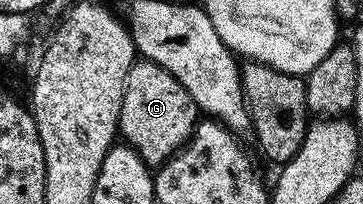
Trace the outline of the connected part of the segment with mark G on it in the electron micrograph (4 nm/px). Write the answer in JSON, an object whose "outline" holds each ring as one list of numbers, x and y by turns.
{"outline":[[147,60,133,62,124,89,118,134,127,145,135,148,138,156,142,156,142,160,147,162,149,167,159,167,169,158,174,157,196,131,197,121,198,111,190,92,186,92,186,88,182,88,182,84,178,84,178,80,174,76,170,76,170,72,166,72,166,68,162,68,157,62]]}

